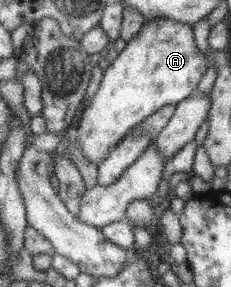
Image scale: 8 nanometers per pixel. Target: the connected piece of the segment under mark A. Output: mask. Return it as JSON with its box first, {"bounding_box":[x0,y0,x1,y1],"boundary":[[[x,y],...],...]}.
{"bounding_box":[73,17,206,164],"boundary":[[[162,17],[146,19],[142,22],[136,35],[125,43],[123,50],[117,53],[114,60],[102,72],[99,86],[82,113],[76,127],[77,135],[73,136],[78,139],[82,153],[88,160],[98,164],[107,157],[109,151],[117,145],[118,141],[121,141],[128,131],[143,119],[164,105],[177,104],[194,93],[206,68],[205,55],[196,48],[192,27],[189,24],[172,21],[172,19],[162,19]]]}

